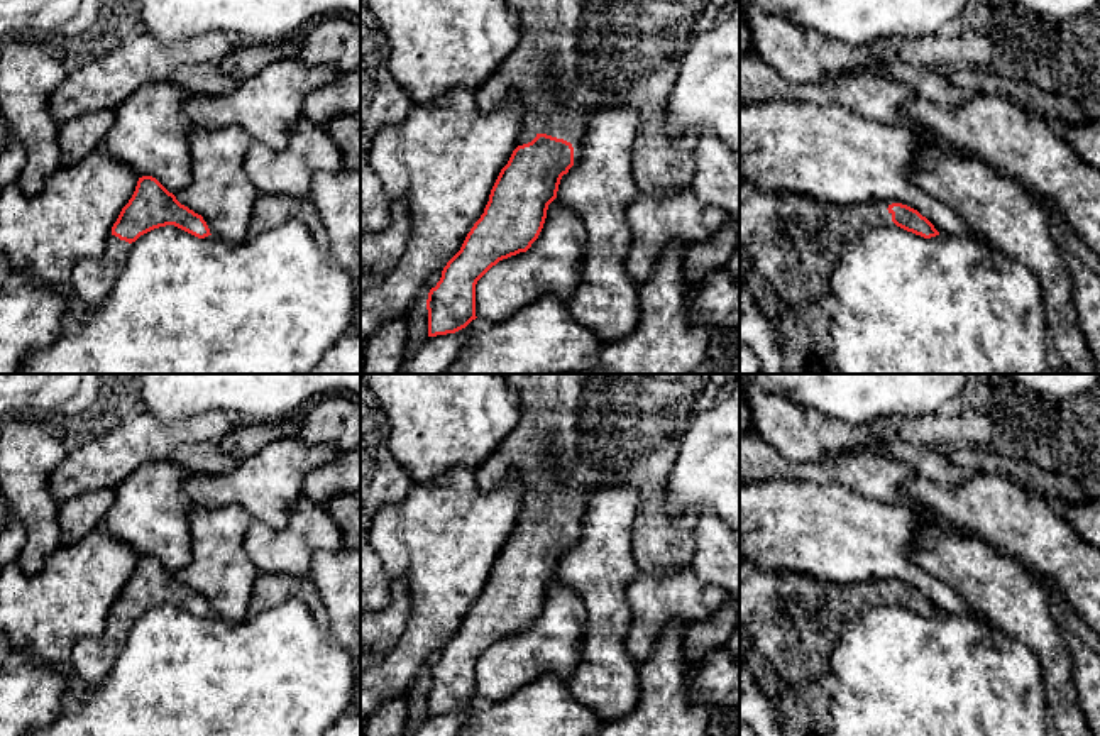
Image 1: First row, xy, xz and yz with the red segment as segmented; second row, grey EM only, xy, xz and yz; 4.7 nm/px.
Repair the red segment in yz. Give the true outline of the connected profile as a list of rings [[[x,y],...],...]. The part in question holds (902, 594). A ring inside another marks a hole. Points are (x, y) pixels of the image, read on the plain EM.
[[[740,558],[740,634],[746,634],[753,651],[790,684],[816,682],[831,673],[829,660],[843,626],[890,599],[924,618],[939,614],[926,596],[902,582],[887,587],[838,584],[802,572],[760,570]]]

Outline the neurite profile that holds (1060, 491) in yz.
[[[960,447],[946,452],[948,459],[966,472],[997,474],[1034,497],[1054,508],[1080,504],[1090,497],[1070,477],[1049,472],[1024,459],[993,452],[988,447]]]

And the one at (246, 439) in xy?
[[[294,413],[274,421],[237,421],[232,430],[217,442],[223,453],[237,462],[256,455],[266,445],[296,437],[303,421],[303,413]]]

